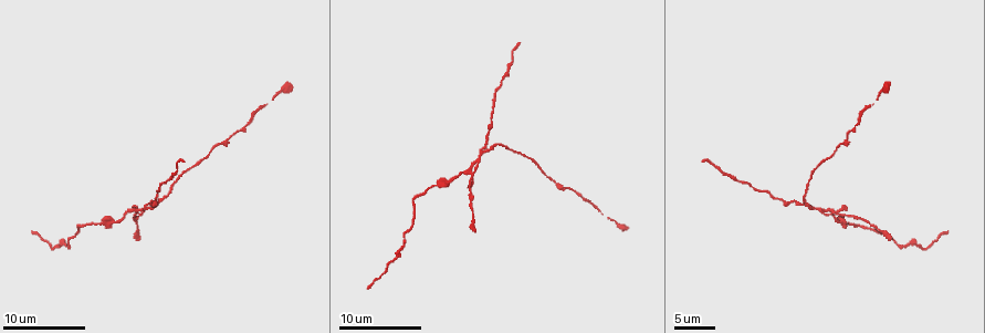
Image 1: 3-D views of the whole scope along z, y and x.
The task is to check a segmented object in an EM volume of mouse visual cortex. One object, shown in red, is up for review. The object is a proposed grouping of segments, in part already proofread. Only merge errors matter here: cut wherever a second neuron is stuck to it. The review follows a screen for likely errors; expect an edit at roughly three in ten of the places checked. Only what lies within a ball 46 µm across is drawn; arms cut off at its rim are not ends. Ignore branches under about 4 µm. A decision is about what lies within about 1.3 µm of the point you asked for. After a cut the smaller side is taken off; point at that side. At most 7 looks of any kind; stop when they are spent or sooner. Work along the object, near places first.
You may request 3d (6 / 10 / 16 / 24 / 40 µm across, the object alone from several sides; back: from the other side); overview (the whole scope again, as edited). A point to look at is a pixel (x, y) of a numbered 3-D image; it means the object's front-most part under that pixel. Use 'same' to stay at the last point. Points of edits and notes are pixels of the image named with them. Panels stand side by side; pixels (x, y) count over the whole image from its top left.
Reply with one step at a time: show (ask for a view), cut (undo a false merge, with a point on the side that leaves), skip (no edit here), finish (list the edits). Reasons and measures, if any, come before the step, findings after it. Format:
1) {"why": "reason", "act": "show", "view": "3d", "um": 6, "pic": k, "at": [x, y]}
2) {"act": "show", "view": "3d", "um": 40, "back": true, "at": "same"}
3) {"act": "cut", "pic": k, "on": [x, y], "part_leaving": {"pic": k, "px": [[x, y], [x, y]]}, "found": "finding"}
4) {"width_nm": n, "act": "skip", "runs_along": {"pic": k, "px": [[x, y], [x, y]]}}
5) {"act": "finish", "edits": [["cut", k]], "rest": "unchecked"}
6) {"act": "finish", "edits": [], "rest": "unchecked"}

{"why": "thick turns thin", "act": "show", "view": "3d", "um": 6, "pic": 1, "at": [104, 222]}

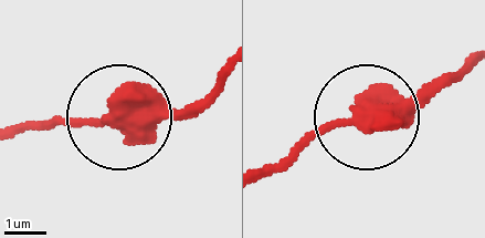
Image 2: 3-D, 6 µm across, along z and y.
{"width_nm": 440, "act": "skip", "runs_along": {"pic": 2, "px": [[220, 76], [178, 109], [33, 118]]}, "found": "continuous, no second neuron"}

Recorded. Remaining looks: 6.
{"why": "narrows sharply", "act": "show", "view": "3d", "um": 16, "pic": 1, "at": [487, 133]}

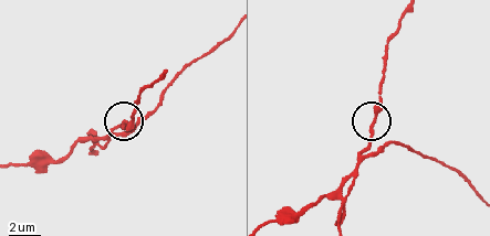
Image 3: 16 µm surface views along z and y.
{"act": "skip", "runs_along": {"pic": 3, "px": [[371, 156], [378, 83]]}, "found": "all the same neuron"}

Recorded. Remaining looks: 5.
{"why": "two arms at a narrow angle", "act": "show", "view": "3d", "um": 10, "pic": 1, "at": [832, 210]}

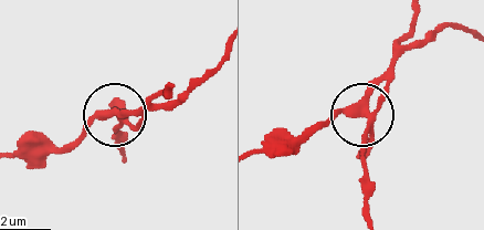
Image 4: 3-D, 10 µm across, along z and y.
{"act": "show", "view": "3d", "um": 10, "back": true, "pic": 4, "at": [115, 114]}

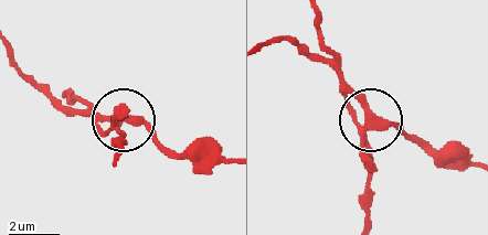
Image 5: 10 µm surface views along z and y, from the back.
{"arms": 5, "act": "skip", "runs_along": {"pic": 5, "px": [[321, 61], [366, 111], [370, 199]]}, "found": "continuous, no second neuron"}

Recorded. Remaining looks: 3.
{"why": "sudden change in width", "act": "show", "view": "3d", "um": 6, "pic": 1, "at": [227, 140]}

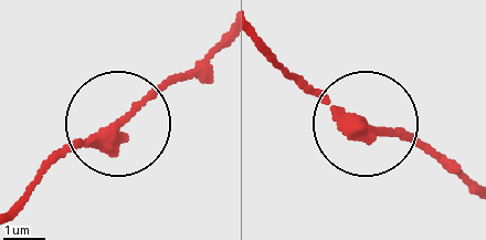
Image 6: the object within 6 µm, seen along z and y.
{"act": "skip", "found": "one neuron here"}

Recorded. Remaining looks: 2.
{"act": "finish", "edits": [], "rest": "unchecked"}

